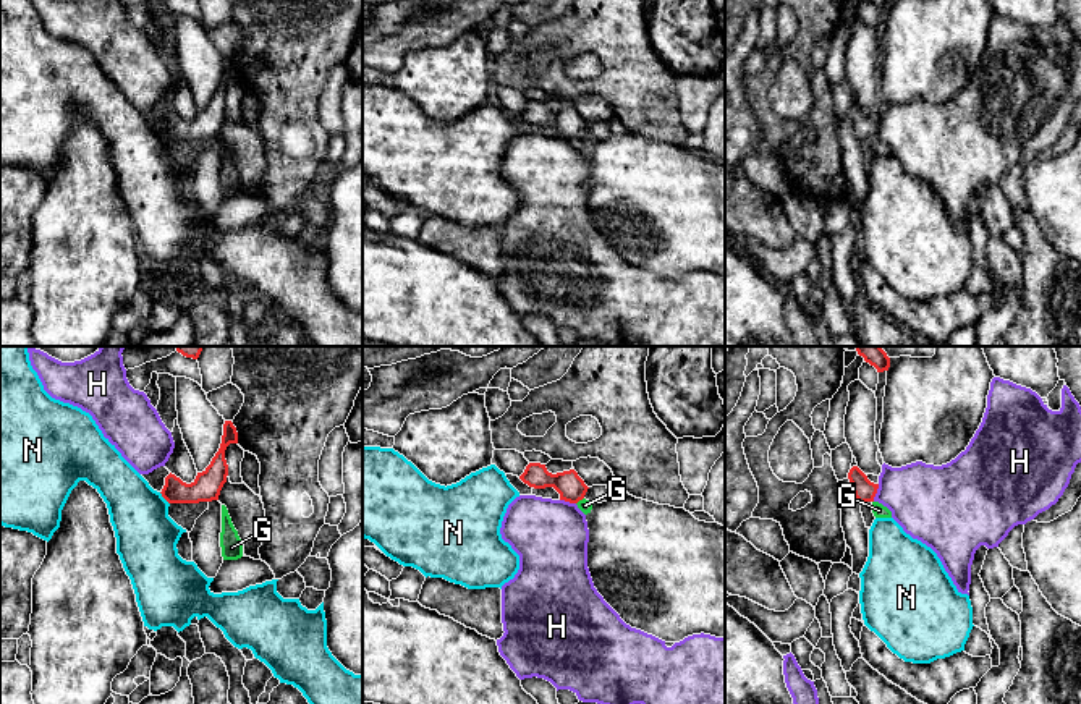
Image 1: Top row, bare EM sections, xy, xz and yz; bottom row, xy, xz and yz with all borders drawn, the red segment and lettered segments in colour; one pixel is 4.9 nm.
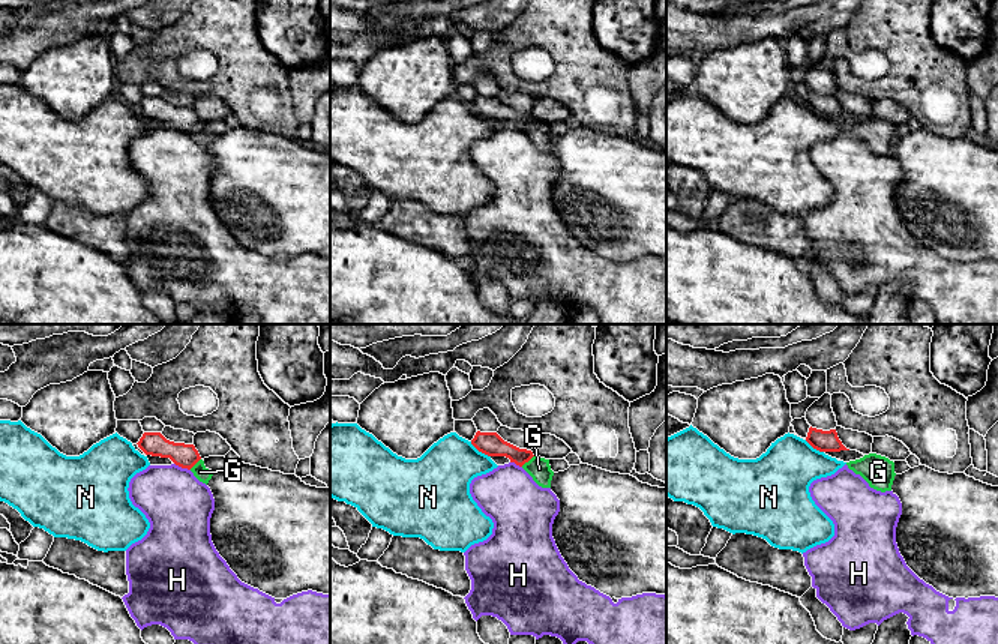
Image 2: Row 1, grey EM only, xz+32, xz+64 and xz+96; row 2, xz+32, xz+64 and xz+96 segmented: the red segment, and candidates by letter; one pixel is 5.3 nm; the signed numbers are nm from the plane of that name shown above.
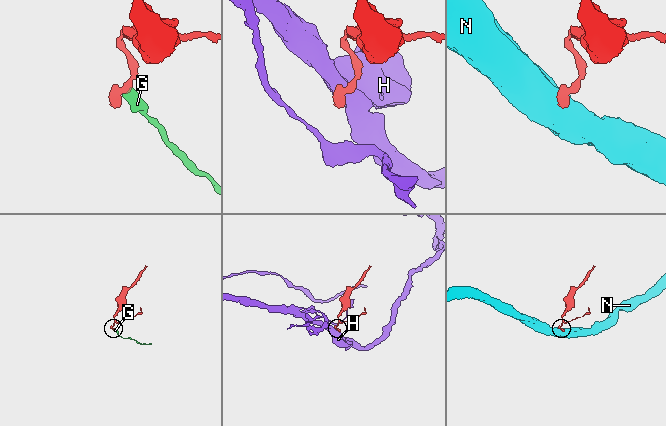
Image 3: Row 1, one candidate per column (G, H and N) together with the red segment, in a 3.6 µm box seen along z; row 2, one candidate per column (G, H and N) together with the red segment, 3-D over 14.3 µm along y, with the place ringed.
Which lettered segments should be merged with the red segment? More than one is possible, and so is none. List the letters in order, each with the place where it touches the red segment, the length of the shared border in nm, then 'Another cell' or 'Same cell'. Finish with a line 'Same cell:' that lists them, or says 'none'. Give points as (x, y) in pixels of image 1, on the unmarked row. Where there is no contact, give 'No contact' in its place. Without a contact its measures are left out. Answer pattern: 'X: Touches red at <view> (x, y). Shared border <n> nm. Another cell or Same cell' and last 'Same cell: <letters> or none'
G: Touches red at xz (580, 136). Shared border 50 nm. Another cell
H: Touches red at yz (876, 130). Shared border 90 nm. Another cell
N: Touches red at xy (164, 135). Shared border 80 nm. Another cell
Same cell: none

